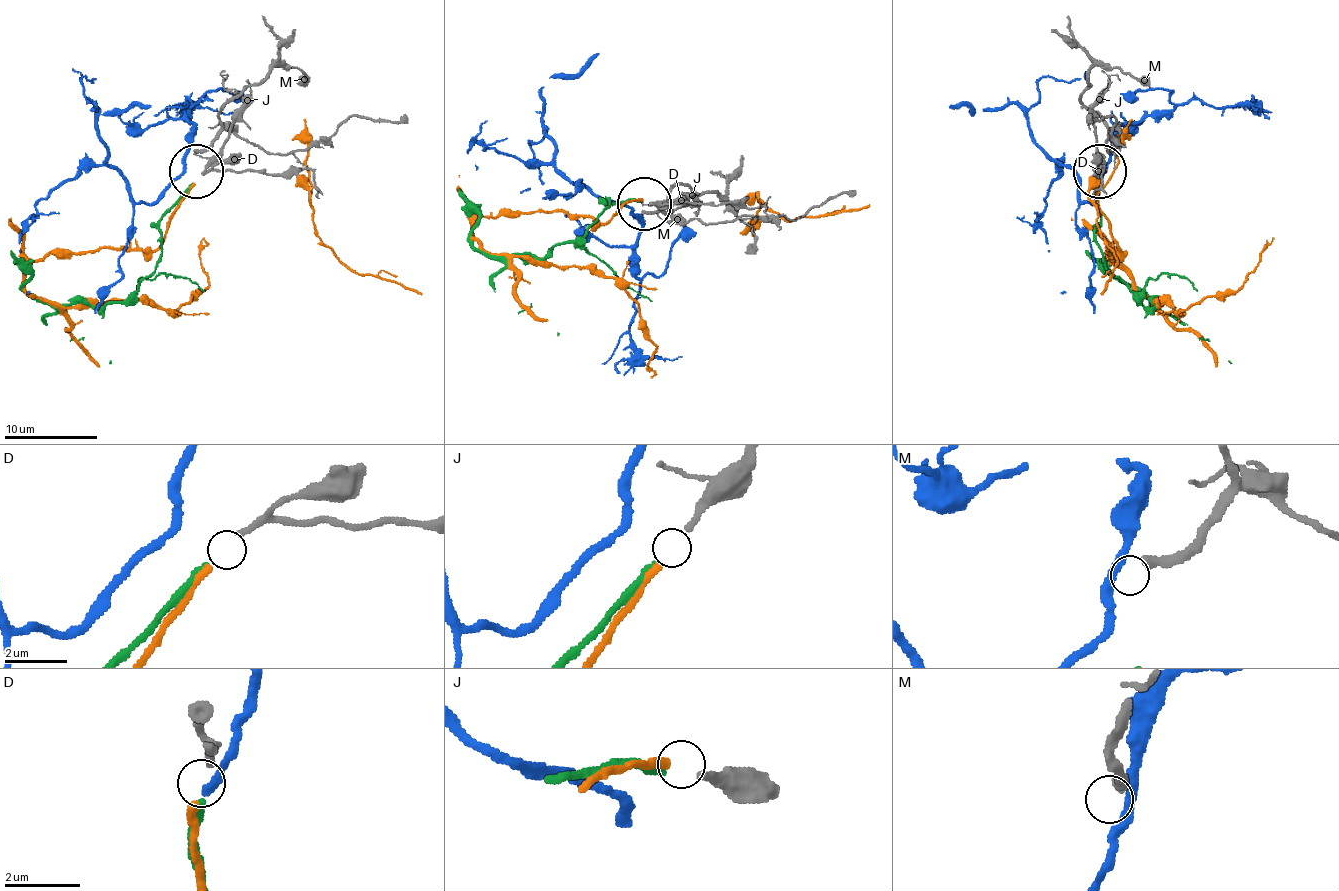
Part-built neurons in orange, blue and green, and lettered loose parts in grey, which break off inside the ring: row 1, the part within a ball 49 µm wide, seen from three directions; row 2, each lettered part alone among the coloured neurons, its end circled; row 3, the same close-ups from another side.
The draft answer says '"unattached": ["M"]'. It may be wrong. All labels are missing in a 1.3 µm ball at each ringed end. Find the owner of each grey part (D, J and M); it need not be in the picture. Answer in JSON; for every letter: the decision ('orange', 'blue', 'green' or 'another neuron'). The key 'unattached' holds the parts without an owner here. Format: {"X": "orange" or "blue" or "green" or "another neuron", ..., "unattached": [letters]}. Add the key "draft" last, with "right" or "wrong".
{"D": "green", "J": "orange", "M": "another neuron", "unattached": ["M"], "draft": "right"}

